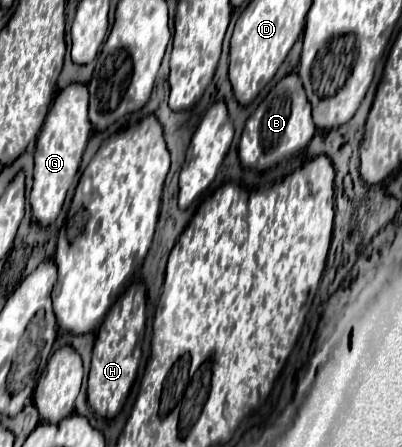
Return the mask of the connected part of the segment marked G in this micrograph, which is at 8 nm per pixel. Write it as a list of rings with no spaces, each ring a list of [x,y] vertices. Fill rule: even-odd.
[[[74,83],[68,85],[64,91],[58,93],[56,101],[50,107],[46,123],[36,139],[34,151],[34,185],[30,191],[30,205],[34,221],[46,229],[50,223],[56,221],[66,193],[78,173],[82,153],[86,149],[88,137],[92,133],[92,125],[88,119],[88,89],[86,85]]]

